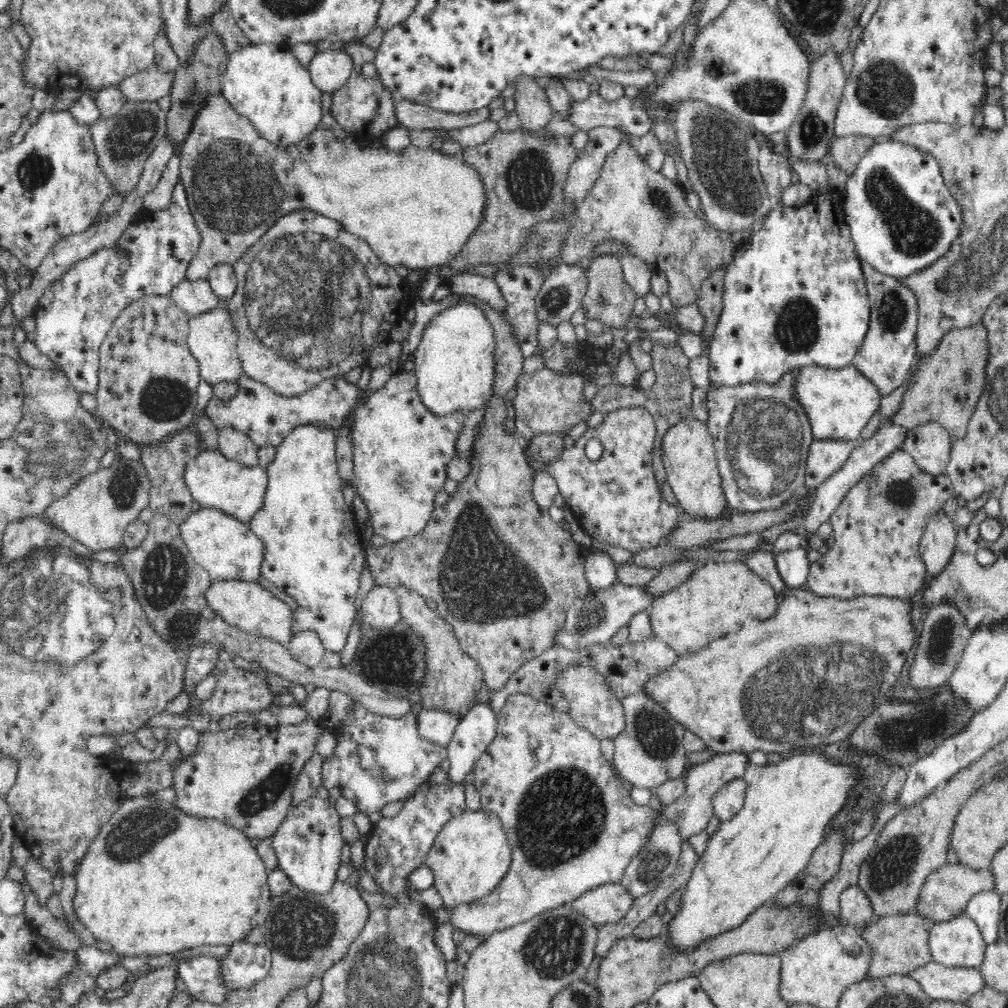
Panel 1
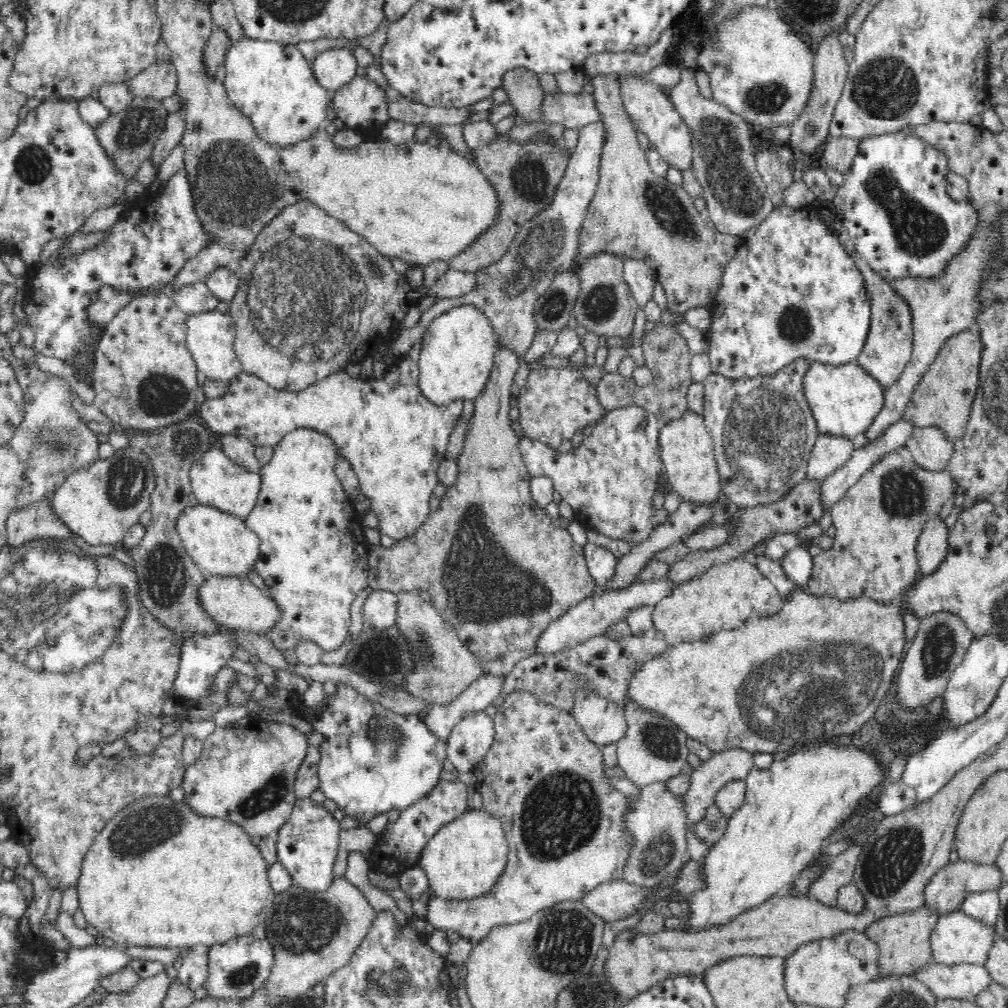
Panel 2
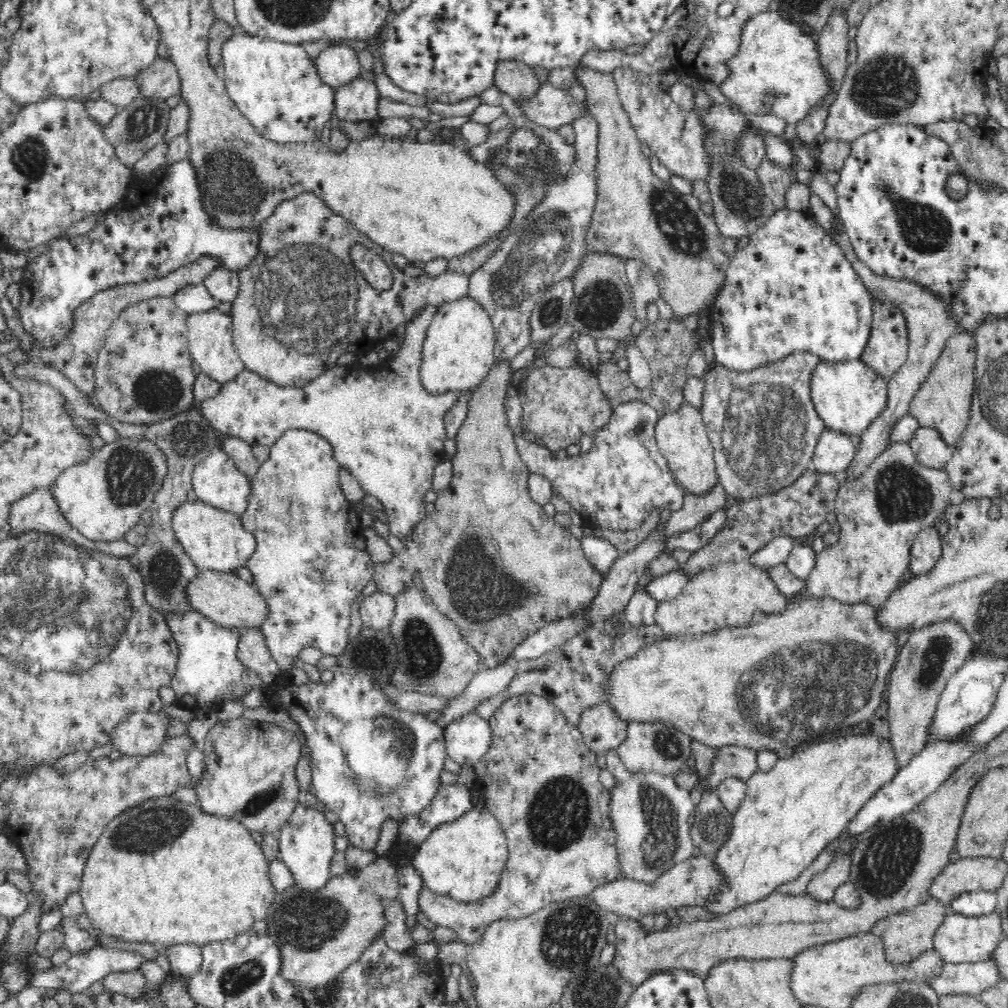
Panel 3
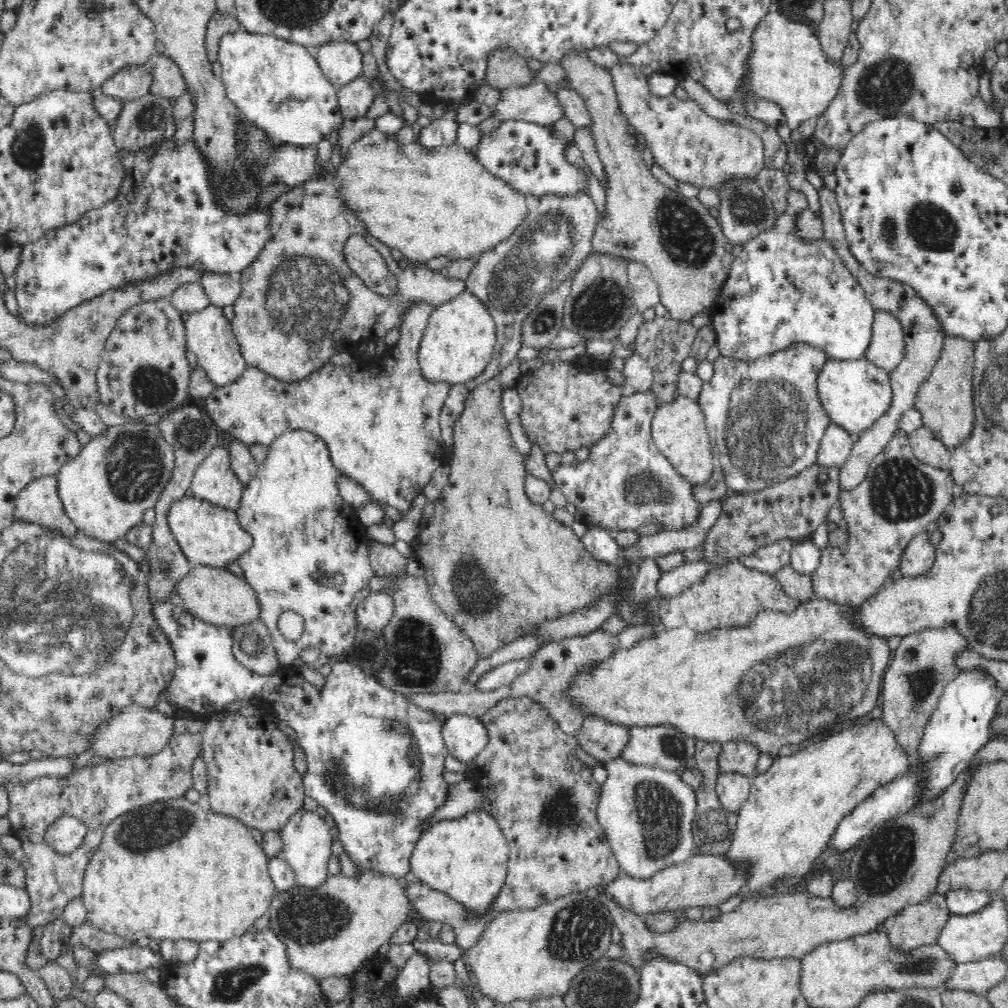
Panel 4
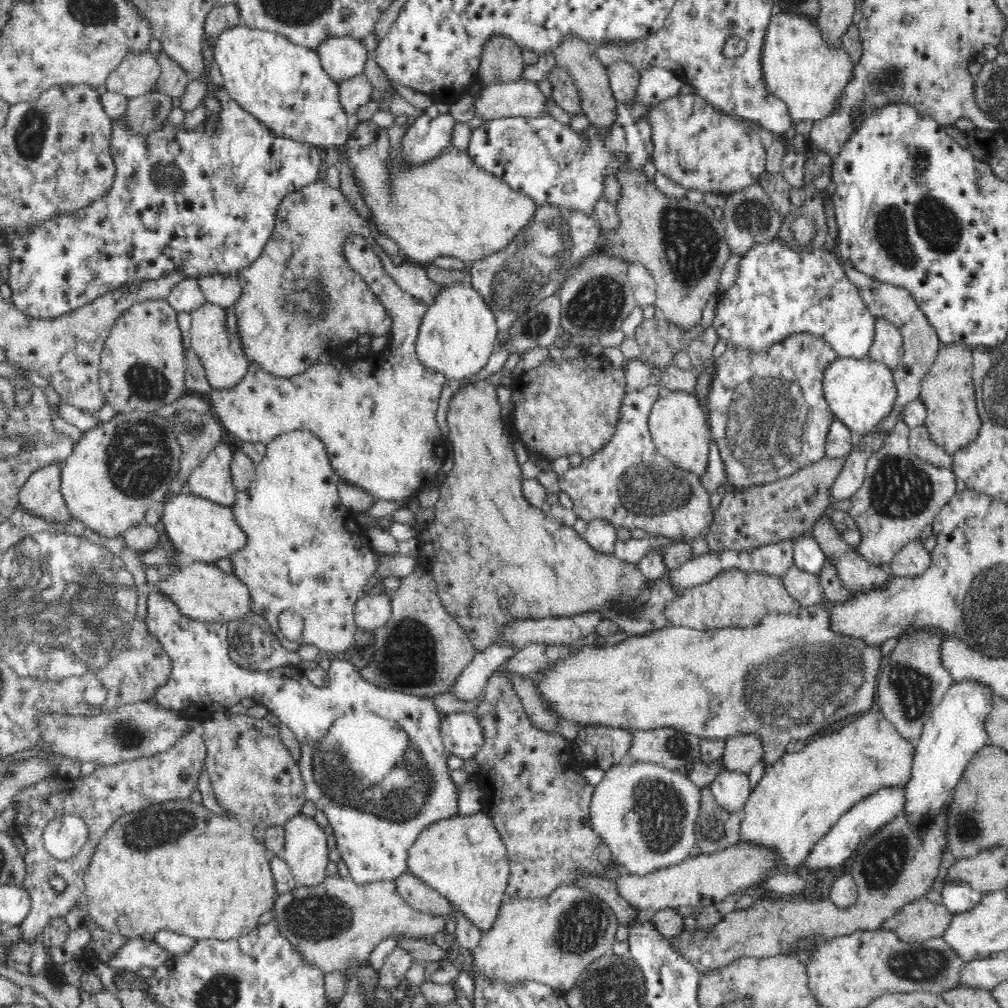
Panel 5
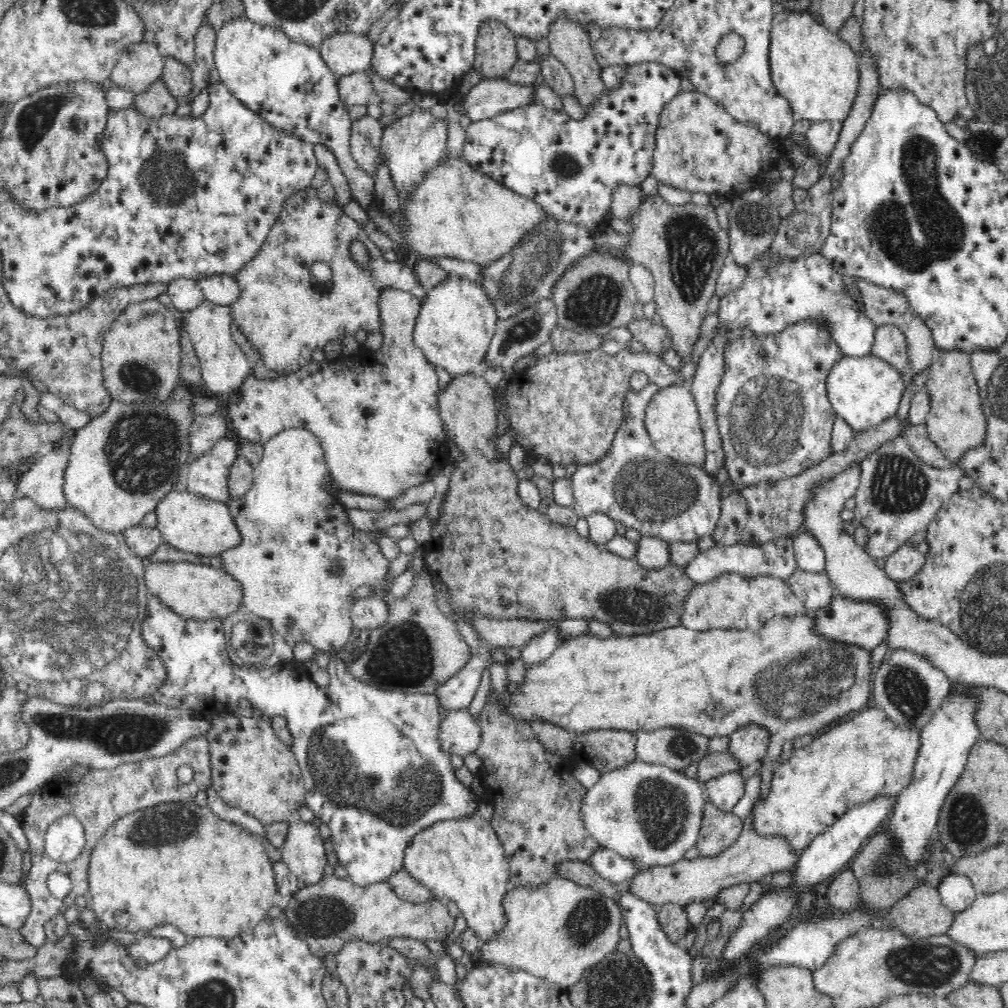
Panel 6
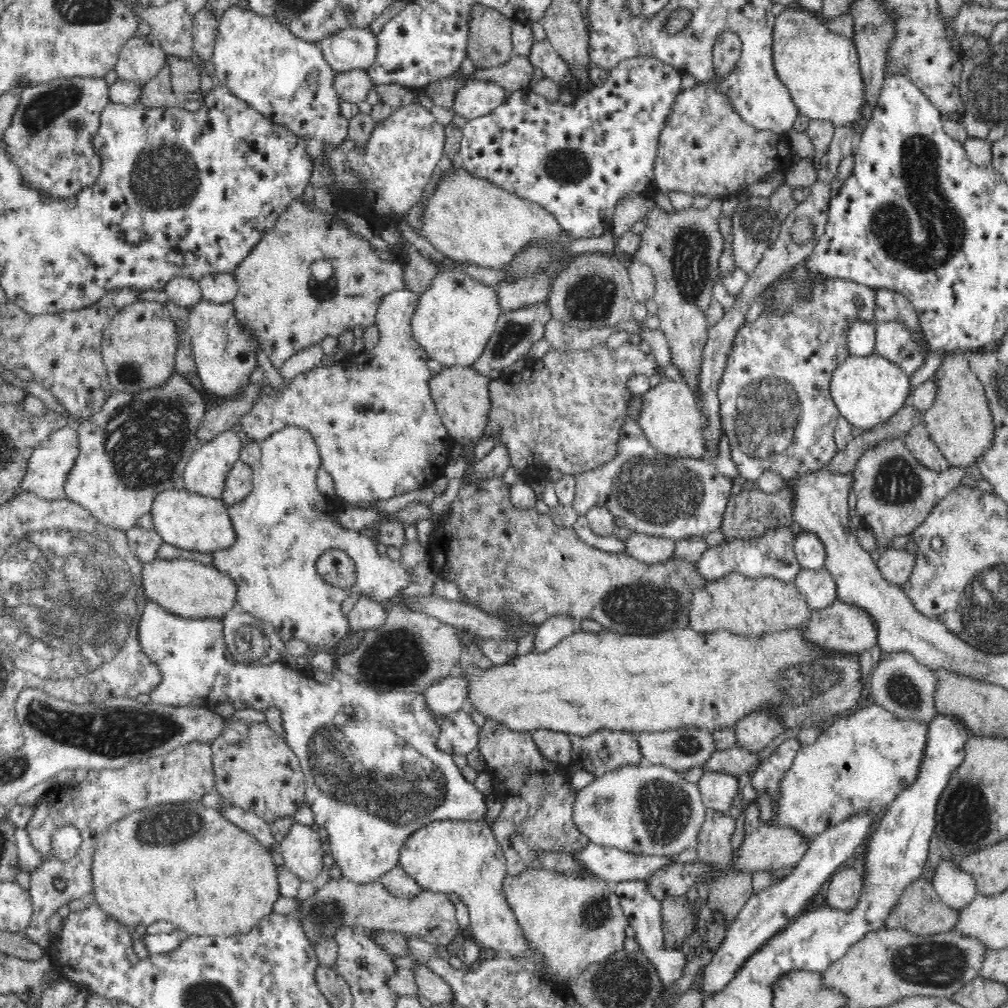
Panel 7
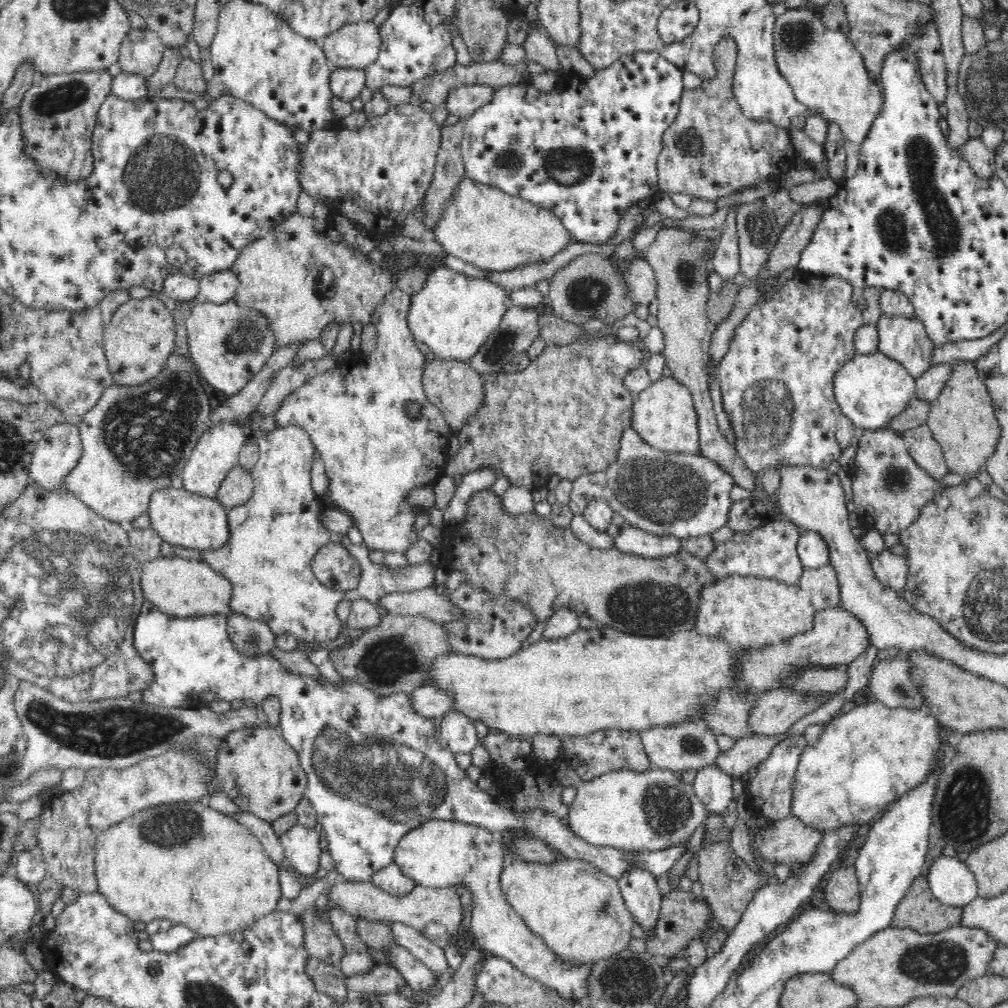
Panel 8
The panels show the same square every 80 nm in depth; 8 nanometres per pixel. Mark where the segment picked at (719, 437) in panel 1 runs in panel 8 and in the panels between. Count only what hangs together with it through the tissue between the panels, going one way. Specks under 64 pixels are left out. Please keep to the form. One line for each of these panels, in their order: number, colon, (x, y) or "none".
2: (763, 430)
3: (763, 426)
4: (765, 421)
5: (766, 411)
6: (773, 413)
7: (775, 406)
8: (776, 379)

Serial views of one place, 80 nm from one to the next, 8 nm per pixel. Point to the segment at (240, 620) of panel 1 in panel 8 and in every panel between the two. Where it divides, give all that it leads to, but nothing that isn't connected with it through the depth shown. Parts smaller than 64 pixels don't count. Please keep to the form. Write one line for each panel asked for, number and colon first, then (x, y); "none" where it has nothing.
2: (234, 602)
3: (226, 599)
4: (214, 595)
5: (204, 592)
6: (199, 591)
7: (184, 587)
8: (183, 588)

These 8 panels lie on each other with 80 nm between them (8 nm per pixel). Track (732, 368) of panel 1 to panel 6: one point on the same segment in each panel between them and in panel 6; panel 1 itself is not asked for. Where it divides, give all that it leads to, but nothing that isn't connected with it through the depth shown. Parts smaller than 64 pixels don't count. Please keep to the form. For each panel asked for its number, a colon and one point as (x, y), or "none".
2: (792, 291)
3: (791, 289)
4: (781, 290)
5: (779, 291)
6: (776, 293)

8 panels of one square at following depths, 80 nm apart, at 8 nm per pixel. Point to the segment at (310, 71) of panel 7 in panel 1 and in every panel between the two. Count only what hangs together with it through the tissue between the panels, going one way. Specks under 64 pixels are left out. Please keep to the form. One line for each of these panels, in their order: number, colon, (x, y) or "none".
1: (263, 82)
2: (270, 83)
3: (275, 85)
4: (277, 85)
5: (282, 84)
6: (288, 83)

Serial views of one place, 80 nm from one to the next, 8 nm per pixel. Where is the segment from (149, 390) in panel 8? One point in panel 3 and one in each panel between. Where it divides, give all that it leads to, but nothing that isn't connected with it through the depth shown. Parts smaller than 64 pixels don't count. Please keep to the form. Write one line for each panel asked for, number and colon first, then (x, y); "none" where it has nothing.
3: (103, 496)
4: (105, 489)
5: (120, 469)
6: (121, 464)
7: (125, 459)

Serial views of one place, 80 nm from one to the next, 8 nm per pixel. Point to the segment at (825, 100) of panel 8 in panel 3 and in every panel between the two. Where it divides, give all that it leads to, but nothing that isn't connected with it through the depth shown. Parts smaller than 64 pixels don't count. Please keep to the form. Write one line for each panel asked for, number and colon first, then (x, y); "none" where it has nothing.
3: (777, 71)
4: (787, 65)
5: (799, 67)
6: (810, 66)
7: (820, 69)

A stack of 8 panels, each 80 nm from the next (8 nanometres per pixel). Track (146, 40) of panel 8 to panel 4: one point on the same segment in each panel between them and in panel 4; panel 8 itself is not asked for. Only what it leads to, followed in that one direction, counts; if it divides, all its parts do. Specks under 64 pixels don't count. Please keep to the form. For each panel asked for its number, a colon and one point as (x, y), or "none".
4: (130, 83)
5: (136, 75)
6: (139, 65)
7: (141, 58)

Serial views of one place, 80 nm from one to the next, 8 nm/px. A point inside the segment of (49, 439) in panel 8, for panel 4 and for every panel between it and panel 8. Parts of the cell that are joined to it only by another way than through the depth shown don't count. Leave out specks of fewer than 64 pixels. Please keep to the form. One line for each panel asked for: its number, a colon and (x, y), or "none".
4: (39, 503)
5: (40, 495)
6: (43, 482)
7: (47, 469)

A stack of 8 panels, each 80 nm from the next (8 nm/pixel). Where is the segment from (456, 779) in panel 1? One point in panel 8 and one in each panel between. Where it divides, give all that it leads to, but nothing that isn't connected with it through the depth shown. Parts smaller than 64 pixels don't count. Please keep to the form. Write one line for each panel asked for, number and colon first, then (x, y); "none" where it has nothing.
2: (470, 740)
3: (468, 738)
4: (466, 737)
5: (462, 735)
6: (460, 734)
7: (459, 735)
8: (457, 734)

